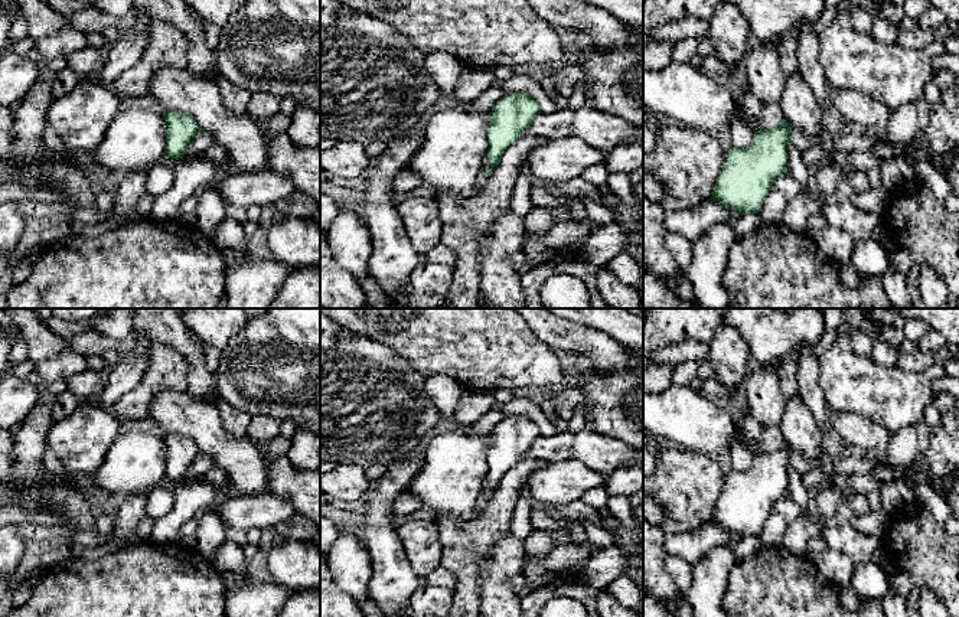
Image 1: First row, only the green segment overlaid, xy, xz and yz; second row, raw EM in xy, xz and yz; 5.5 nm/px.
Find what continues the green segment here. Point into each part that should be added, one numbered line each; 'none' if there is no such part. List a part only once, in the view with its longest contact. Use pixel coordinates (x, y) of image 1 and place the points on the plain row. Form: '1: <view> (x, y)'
none

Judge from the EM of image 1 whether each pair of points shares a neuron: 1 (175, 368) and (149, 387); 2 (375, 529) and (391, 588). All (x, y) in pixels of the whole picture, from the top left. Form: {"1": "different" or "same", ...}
{"1": "same", "2": "same"}

